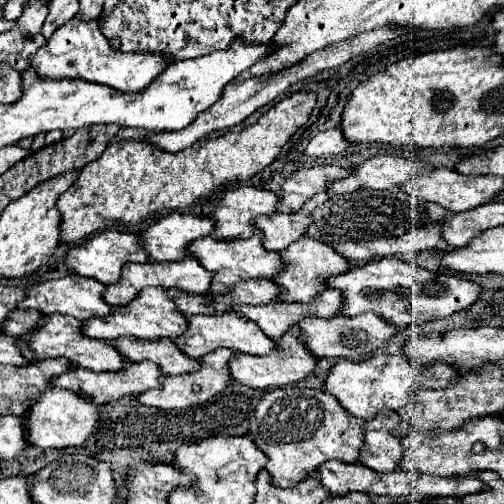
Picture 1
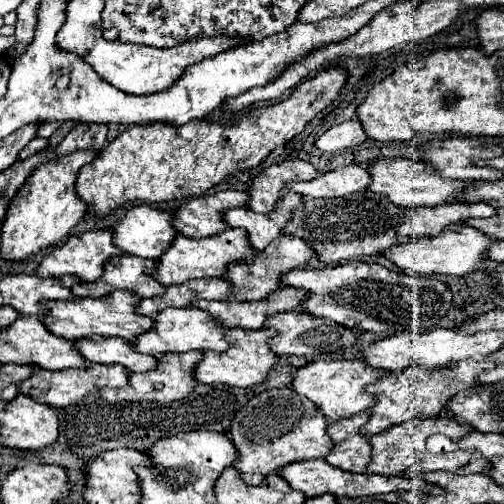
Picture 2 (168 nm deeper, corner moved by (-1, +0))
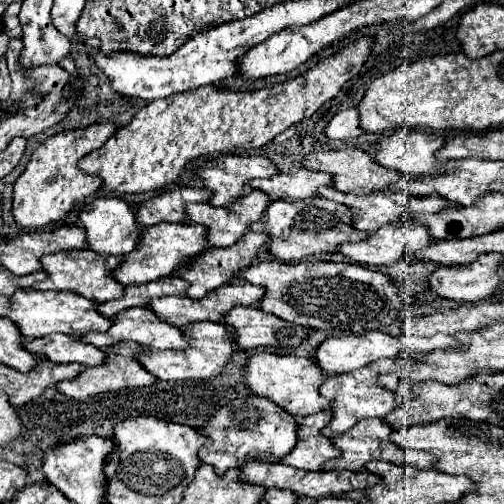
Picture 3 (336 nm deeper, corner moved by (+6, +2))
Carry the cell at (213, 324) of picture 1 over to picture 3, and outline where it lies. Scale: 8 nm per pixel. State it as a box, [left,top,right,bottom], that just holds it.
[84,307,190,349]

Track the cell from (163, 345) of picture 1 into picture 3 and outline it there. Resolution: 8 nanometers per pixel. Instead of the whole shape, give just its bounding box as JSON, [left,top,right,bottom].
[24,333,108,367]

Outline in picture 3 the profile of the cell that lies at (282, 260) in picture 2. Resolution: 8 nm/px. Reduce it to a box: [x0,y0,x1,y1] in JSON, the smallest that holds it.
[176,231,270,299]

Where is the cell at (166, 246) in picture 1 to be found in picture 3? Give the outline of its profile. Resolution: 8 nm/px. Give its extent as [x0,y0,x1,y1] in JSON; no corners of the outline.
[78,197,140,255]

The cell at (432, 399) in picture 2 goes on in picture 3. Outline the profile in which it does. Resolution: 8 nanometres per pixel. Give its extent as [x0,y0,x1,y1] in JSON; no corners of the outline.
[320,359,400,437]

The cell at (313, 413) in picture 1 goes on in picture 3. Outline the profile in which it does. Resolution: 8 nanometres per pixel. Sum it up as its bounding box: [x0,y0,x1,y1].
[200,397,296,475]

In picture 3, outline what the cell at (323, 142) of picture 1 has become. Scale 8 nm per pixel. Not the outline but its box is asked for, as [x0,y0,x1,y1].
[324,109,362,139]

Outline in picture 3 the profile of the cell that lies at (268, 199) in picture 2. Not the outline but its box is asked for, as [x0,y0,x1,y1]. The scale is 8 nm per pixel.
[198,155,278,207]

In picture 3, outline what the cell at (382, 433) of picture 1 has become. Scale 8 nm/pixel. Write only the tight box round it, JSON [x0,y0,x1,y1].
[282,411,340,471]

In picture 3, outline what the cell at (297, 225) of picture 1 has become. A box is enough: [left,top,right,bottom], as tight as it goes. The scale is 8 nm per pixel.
[188,189,270,247]

